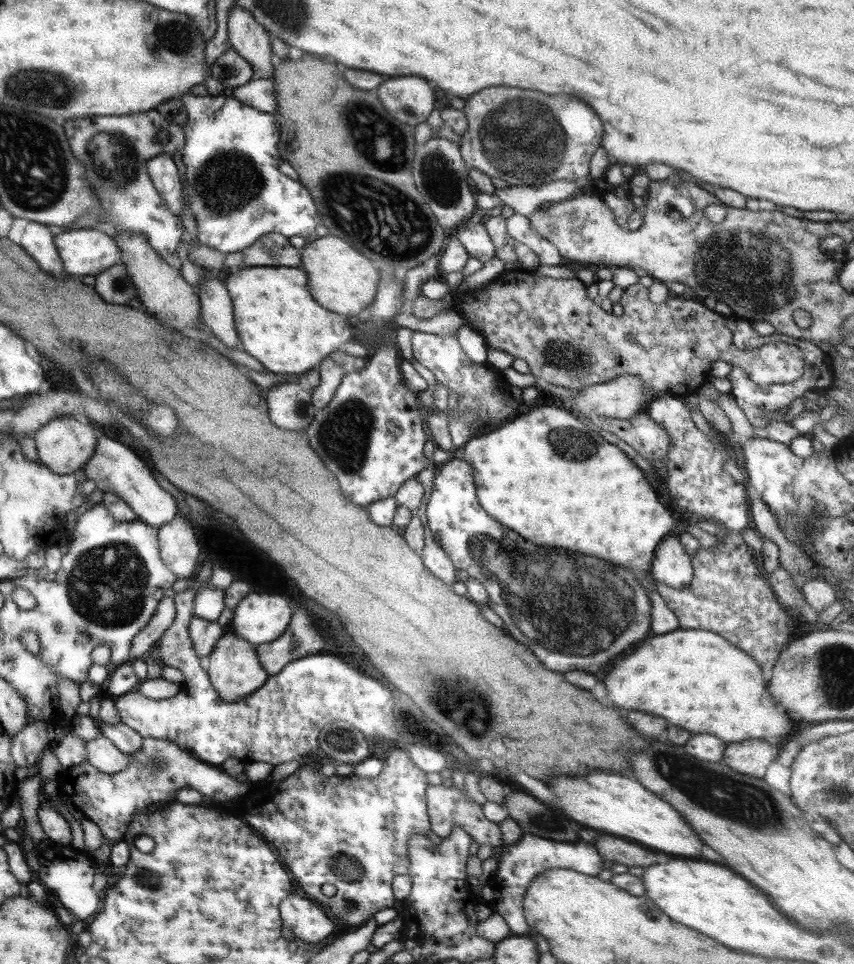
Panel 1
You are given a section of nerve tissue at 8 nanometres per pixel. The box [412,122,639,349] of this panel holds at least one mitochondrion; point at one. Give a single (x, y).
(438, 177)

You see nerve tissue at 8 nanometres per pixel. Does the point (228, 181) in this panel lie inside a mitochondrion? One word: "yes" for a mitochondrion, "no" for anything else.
yes

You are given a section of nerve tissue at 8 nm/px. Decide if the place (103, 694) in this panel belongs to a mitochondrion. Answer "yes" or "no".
no

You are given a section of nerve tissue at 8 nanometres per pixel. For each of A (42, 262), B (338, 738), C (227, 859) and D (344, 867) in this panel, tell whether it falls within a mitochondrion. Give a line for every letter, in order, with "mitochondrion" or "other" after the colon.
A: other
B: mitochondrion
C: other
D: mitochondrion

